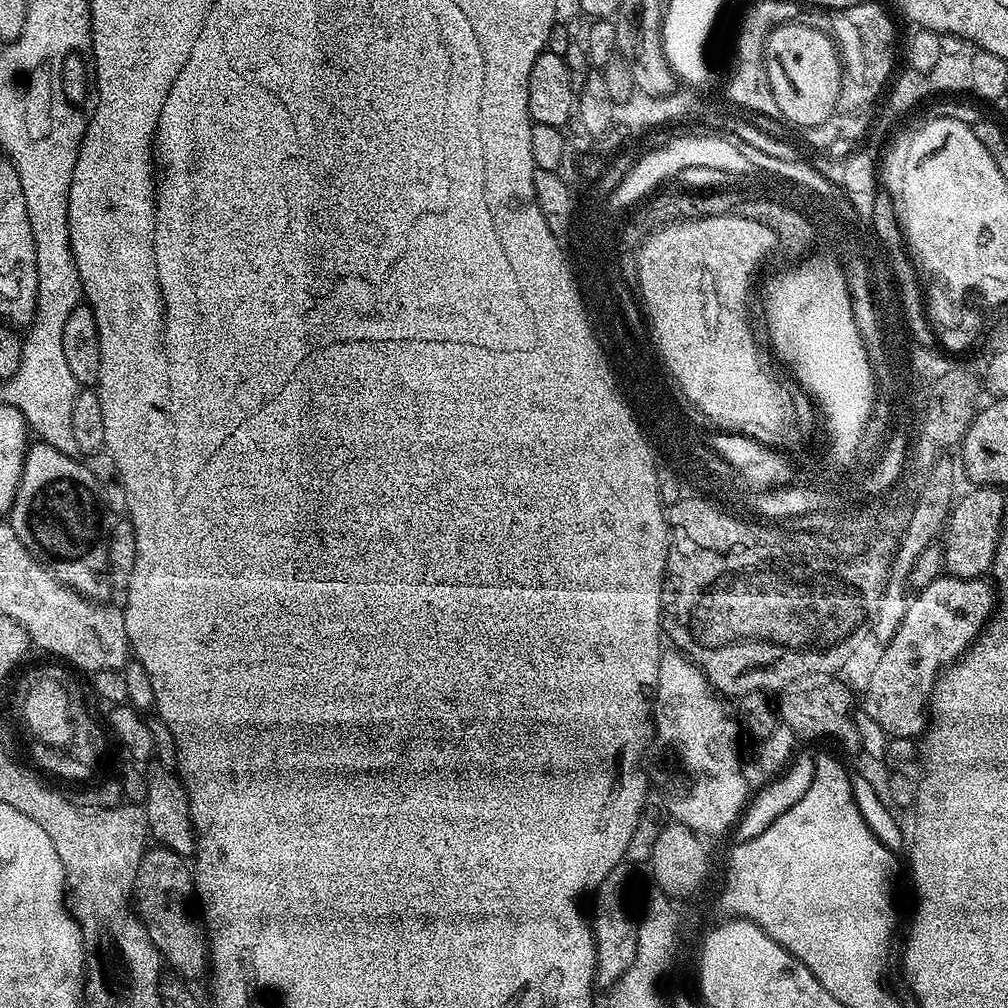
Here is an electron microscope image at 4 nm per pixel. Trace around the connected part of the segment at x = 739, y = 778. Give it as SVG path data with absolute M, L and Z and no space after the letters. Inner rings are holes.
M675 650L667 651L667 659L664 660L664 669L661 669L661 694L659 700L659 712L657 712L657 720L660 721L660 741L664 743L664 755L660 759L659 775L662 779L658 784L659 795L667 794L668 804L670 808L676 812L676 816L682 818L682 825L687 826L692 832L699 836L707 836L706 834L722 834L726 830L731 831L740 818L741 813L750 796L750 787L748 788L748 780L744 777L744 768L740 765L740 736L741 729L738 727L737 721L734 719L733 713L724 709L725 701L721 699L715 688L712 687L710 681L704 676L701 668L696 667L683 652Z

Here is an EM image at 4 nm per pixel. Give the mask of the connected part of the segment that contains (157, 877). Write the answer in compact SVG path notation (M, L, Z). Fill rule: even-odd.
M163 846L147 849L140 863L134 889L134 911L150 934L154 946L160 951L173 973L192 982L195 976L205 975L209 967L208 937L201 921L192 917L188 903L194 900L192 868L181 853Z

